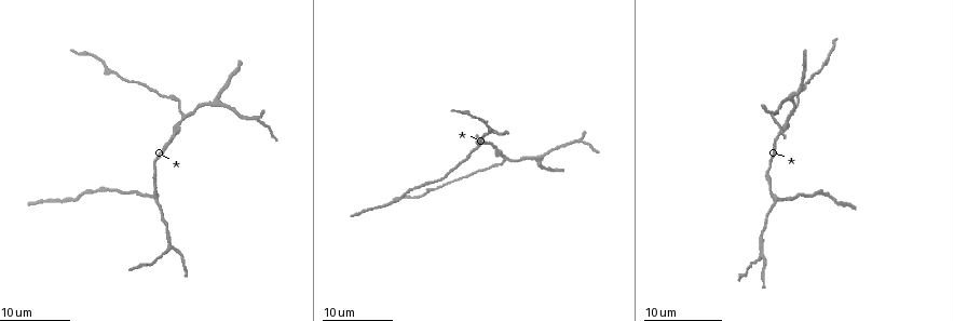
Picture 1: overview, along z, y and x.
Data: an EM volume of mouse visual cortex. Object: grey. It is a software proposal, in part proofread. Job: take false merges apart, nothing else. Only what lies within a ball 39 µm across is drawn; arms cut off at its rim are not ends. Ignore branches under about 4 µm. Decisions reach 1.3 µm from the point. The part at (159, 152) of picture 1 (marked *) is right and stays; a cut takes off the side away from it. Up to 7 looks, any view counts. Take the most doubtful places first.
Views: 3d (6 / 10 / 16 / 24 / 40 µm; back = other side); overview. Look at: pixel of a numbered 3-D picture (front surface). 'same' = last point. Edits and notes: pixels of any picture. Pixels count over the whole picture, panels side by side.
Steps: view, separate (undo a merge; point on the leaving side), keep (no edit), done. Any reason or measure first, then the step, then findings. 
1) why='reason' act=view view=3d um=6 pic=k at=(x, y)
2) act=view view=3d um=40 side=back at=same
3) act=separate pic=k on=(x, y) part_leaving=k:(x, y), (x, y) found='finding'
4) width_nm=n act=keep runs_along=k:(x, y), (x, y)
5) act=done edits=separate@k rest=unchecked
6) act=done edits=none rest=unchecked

why='a fork' act=view view=3d um=24 pic=1 at=(540, 162)

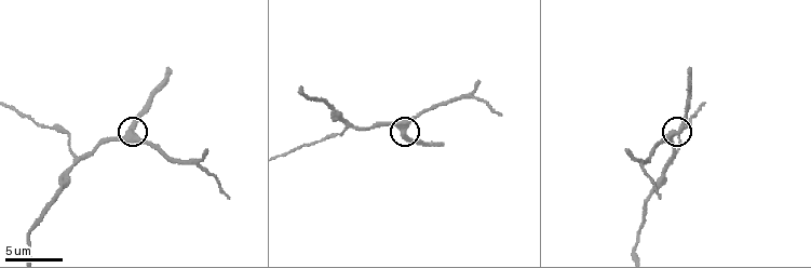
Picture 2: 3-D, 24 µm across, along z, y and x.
act=view view=3d um=10 pic=2 at=(406, 128)

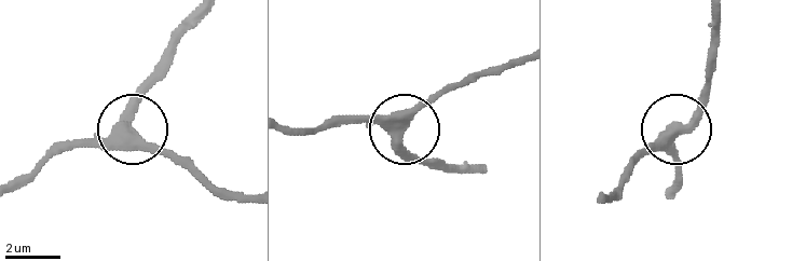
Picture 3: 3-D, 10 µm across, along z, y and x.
width_nm=390 act=keep runs_along=3:(21, 188), (63, 153), (125, 134), (150, 81) found='all the same neuron'

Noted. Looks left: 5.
why='a fork' act=view view=3d um=16 pic=2 at=(350, 126)

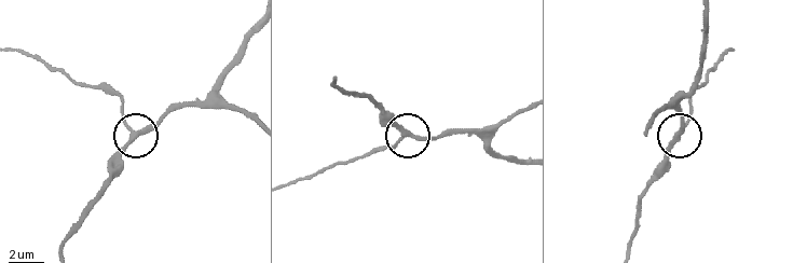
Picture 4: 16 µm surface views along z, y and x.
arms=3 act=keep runs_along=4:(344, 91), (368, 98), (413, 137), (442, 138) found='continuous, no second neuron'

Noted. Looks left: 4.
why='a fork' act=view view=3d um=24 pic=1 at=(170, 248)

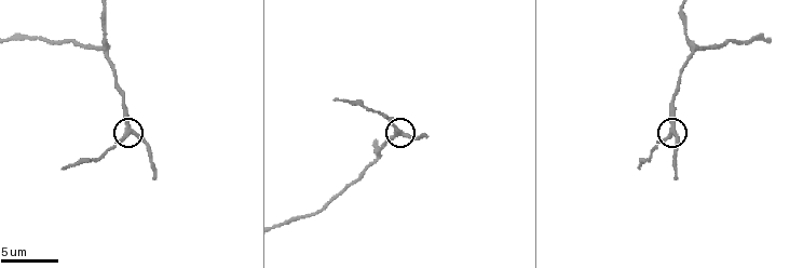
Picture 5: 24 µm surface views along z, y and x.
act=view view=3d um=10 pic=5 at=(404, 132)

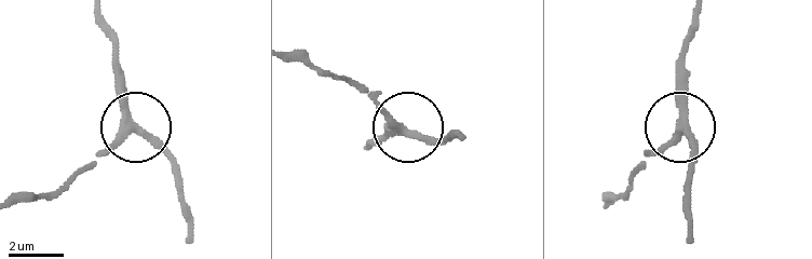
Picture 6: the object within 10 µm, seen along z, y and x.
width_nm=270 act=keep runs_along=6:(700, 10), (681, 59), (688, 182) found='one neuron here'

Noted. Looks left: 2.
act=done edits=none rest=unchecked

